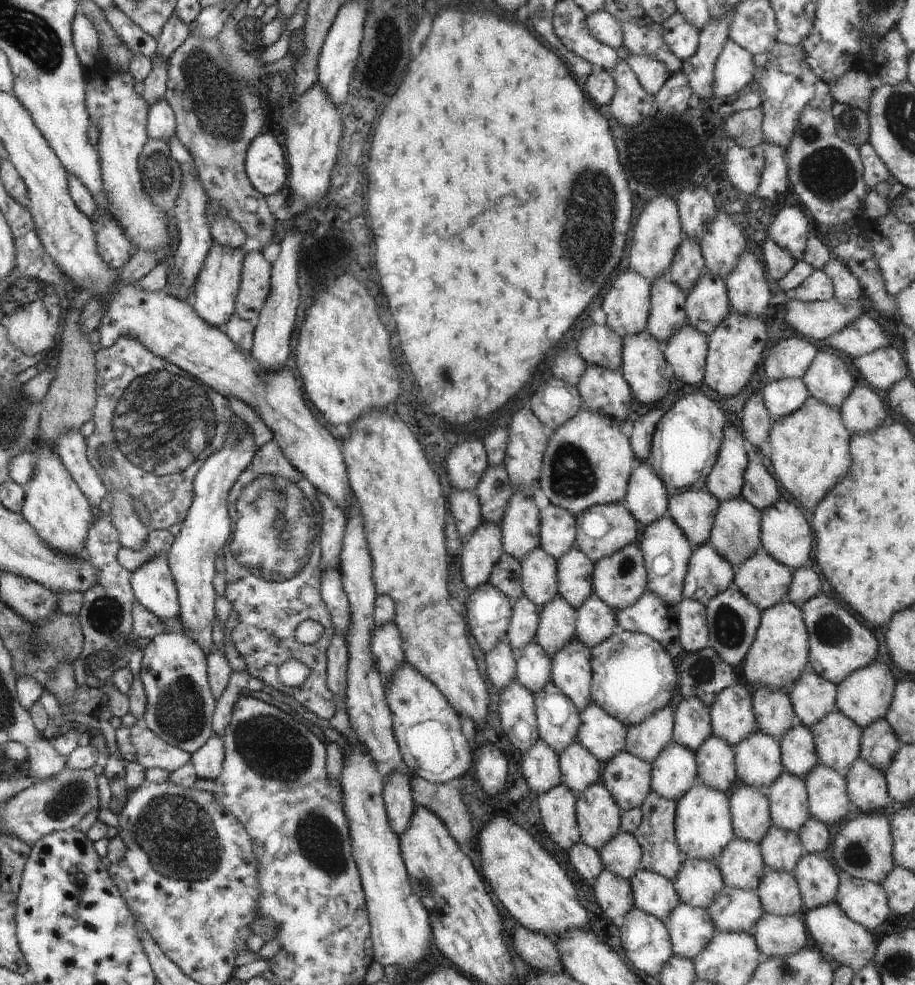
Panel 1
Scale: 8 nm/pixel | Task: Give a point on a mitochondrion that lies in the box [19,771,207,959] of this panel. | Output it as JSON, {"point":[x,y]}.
{"point":[72,796]}

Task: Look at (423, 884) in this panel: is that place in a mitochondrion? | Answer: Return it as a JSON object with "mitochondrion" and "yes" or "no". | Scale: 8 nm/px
{"mitochondrion":"yes"}

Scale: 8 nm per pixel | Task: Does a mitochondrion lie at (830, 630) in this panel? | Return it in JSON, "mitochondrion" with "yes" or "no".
{"mitochondrion":"yes"}

